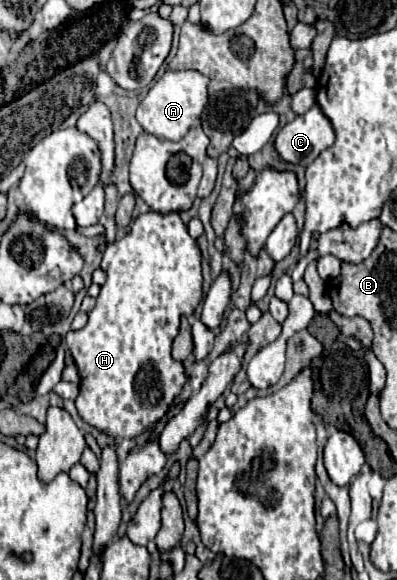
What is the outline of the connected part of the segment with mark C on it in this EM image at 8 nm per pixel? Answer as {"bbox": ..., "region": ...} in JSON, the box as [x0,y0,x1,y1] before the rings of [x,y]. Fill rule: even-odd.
{"bbox":[275,106,335,166],"region":[[[313,106],[307,114],[289,122],[275,138],[275,152],[287,164],[309,166],[325,148],[335,142],[335,132],[321,112]]]}

